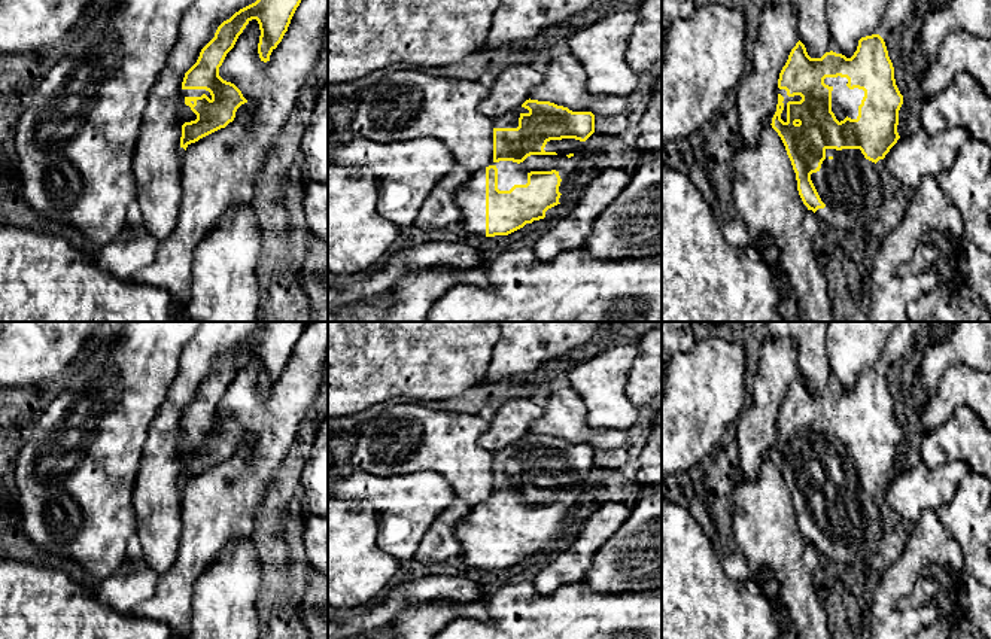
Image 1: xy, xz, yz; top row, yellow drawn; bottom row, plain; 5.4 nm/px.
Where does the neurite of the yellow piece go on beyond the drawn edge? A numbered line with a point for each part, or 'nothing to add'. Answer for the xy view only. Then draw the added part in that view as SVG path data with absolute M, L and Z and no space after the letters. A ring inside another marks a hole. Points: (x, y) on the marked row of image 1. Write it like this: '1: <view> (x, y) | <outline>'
1: xy (187, 115) | M182 89L182 94L183 94L183 107L179 115L179 121L183 125L185 122L191 122L197 119L197 115L191 110L191 107L185 104L185 98L186 97L201 97L203 94L206 94L212 100L212 95L206 89Z

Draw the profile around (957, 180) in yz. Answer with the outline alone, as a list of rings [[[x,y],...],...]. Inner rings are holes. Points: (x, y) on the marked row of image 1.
[[[976,140],[966,143],[954,165],[937,179],[958,207],[966,238],[991,255],[991,147]]]

